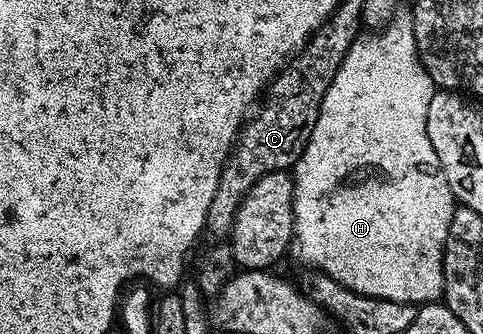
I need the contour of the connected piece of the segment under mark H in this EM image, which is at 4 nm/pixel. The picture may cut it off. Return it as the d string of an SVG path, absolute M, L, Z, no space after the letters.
M396 16L390 21L372 32L362 33L353 41L351 48L347 52L347 56L343 56L343 64L339 64L339 72L335 72L335 80L331 80L331 88L327 88L327 96L323 96L323 104L319 108L319 120L315 120L315 128L311 132L311 136L307 140L307 148L303 152L303 156L299 156L299 160L291 168L293 176L293 211L295 212L295 224L293 225L293 244L291 247L292 257L297 257L299 261L313 272L320 272L331 276L331 280L335 280L340 286L346 286L348 290L353 290L356 294L363 296L371 296L372 298L382 298L383 300L395 300L396 302L412 302L414 304L424 304L426 302L438 301L444 295L445 281L443 280L443 248L447 240L447 228L451 228L451 216L455 209L455 199L451 188L447 184L447 176L443 176L443 168L439 164L439 156L435 156L435 148L431 148L431 140L427 140L427 104L431 104L431 96L435 92L435 87L431 76L423 68L421 58L417 55L417 45L415 44L415 32L413 31L412 17Z

